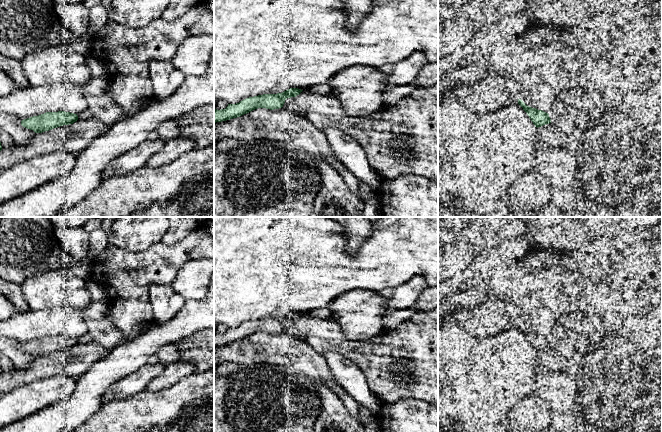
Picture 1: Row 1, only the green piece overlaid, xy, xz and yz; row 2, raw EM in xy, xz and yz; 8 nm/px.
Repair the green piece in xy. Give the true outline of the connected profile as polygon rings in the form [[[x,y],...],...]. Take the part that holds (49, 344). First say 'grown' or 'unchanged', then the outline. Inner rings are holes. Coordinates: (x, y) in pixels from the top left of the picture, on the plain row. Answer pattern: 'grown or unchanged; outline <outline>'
unchanged; outline [[[65,335],[46,336],[22,344],[21,349],[27,353],[33,354],[35,357],[42,357],[63,349],[73,348],[77,344],[78,340],[74,337]]]

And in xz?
unchanged; outline [[[290,312],[282,317],[249,321],[236,328],[228,328],[225,333],[214,332],[214,347],[240,341],[258,332],[270,334],[282,332],[287,322],[296,321],[302,315],[298,312]]]

